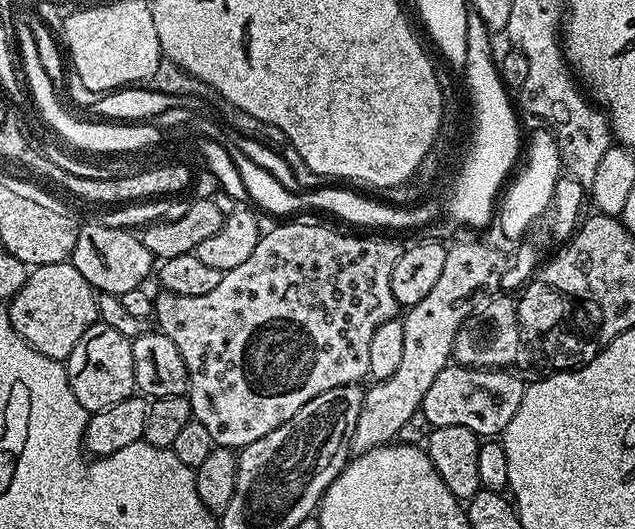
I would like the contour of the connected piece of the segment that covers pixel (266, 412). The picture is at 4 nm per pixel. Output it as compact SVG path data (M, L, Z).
M296 218L291 222L280 222L277 228L272 228L261 235L258 246L250 253L246 262L234 266L234 270L224 273L222 282L210 290L210 294L190 294L179 296L173 292L161 291L156 300L155 327L174 346L178 346L178 354L182 354L182 362L186 362L188 371L187 397L192 407L192 419L202 422L210 433L213 445L221 448L239 450L250 442L258 442L258 438L266 438L270 430L278 430L282 422L290 422L310 398L318 398L318 394L326 394L326 390L334 390L338 386L347 384L360 384L363 376L370 373L370 341L374 332L382 322L393 319L397 315L398 305L394 298L394 290L390 290L390 270L394 270L394 262L398 262L402 251L401 245L392 240L379 240L376 234L356 234L351 236L348 232L339 232L328 224L303 224L303 219Z

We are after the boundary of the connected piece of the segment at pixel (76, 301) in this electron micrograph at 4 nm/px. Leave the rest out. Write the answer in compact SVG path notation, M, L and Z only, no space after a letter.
M71 262L38 264L29 271L22 290L7 301L8 317L18 334L38 354L67 361L70 350L100 318L98 292Z

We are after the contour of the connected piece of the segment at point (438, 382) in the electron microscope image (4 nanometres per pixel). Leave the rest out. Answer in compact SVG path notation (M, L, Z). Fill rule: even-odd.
M449 362L426 390L420 412L432 428L466 426L478 438L496 438L510 426L510 418L518 414L525 387L525 377L507 368L470 368Z

